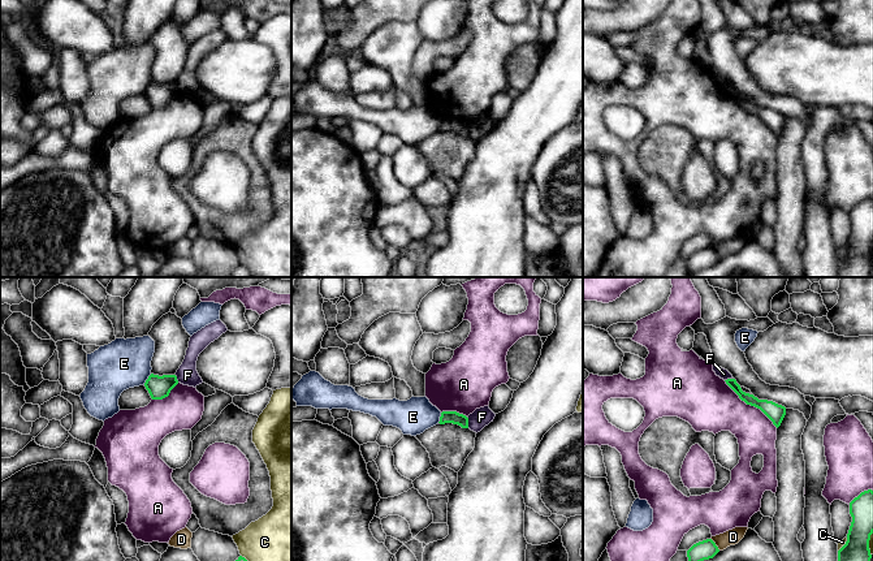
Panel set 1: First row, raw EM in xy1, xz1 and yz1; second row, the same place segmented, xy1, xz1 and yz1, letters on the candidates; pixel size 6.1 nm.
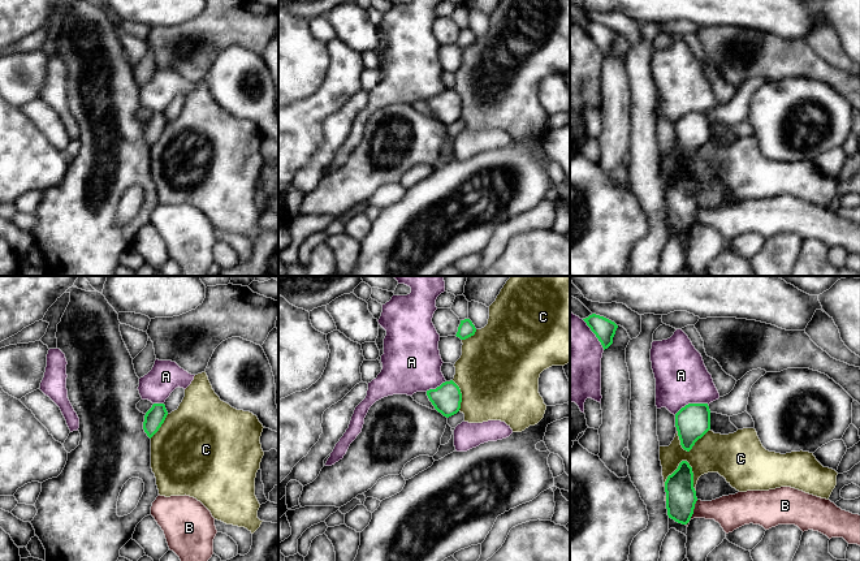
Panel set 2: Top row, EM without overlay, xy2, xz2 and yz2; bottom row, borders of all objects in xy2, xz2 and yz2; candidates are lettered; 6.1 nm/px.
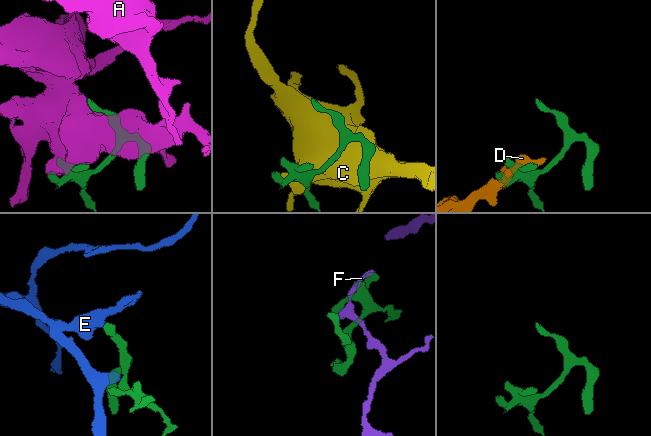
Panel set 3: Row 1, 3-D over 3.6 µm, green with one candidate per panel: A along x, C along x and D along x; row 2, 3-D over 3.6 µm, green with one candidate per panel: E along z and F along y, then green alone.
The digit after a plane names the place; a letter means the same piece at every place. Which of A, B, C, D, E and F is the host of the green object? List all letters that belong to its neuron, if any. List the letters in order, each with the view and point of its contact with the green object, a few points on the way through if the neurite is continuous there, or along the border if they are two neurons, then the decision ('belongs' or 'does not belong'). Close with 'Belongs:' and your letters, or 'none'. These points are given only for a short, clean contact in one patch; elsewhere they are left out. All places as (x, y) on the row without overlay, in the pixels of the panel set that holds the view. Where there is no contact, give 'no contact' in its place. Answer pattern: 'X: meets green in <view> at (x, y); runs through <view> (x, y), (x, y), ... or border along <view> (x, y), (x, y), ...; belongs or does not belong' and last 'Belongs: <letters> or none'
A: meets green in yz1 at (750, 112); does not belong
B: meets green in yz2 at (692, 221); does not belong
C: meets green in yz2 at (674, 180); does not belong
D: meets green in yz1 at (714, 253); does not belong
E: meets green in xy1 at (147, 87); border along xy1 (151, 82), (143, 93); does not belong
F: meets green in xz1 at (467, 130); border along xz1 (466, 125), (469, 136); does not belong
Belongs: none

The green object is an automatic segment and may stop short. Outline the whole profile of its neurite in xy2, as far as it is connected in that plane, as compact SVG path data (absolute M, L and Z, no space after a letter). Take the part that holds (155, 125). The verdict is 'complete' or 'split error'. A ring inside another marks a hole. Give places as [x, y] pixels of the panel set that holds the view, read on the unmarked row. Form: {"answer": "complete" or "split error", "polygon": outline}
{"answer": "complete", "polygon": "M154 112L152 116L146 121L143 138L150 147L159 139L167 124L168 120L164 112Z"}

